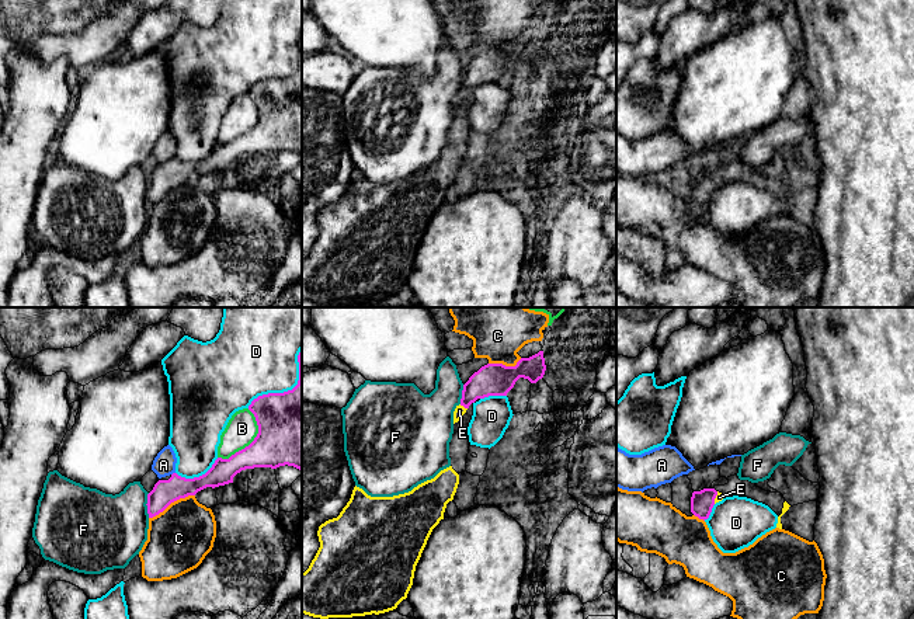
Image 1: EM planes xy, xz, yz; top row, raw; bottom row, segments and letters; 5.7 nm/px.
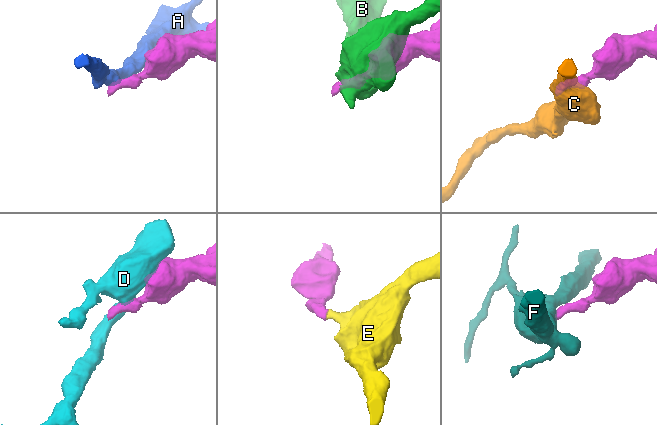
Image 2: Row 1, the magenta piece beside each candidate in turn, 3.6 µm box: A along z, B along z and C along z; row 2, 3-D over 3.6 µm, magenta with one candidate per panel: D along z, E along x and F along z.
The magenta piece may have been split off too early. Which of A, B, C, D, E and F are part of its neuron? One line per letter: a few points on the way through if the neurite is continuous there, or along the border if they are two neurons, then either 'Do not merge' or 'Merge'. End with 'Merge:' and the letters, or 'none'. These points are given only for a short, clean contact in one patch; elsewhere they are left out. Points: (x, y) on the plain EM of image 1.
A: Boundary: xy (174, 157), (171, 160). Do not merge
B: Do not merge
C: Boundary: xy (194, 180), (171, 187), (149, 204). Do not merge
D: Do not merge
E: Path across: xz (493, 65), (485, 68), (464, 91), (459, 96). Merge
F: Boundary: xy (149, 178), (146, 190), (148, 202). Do not merge
Merge: E

